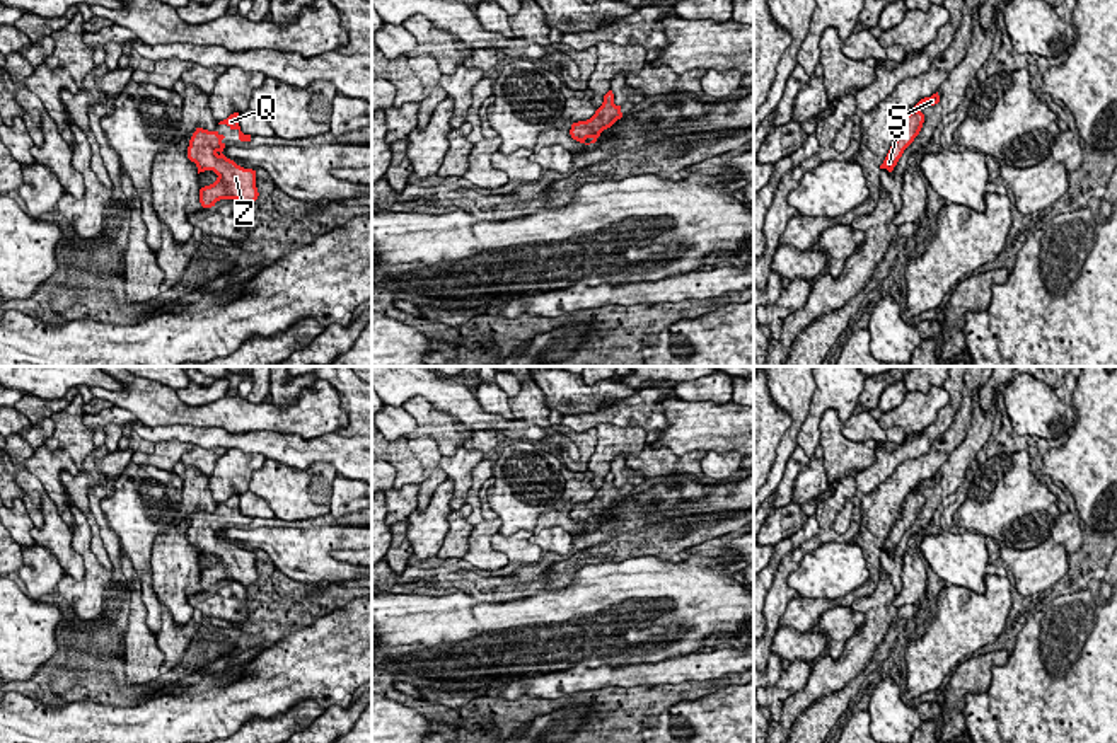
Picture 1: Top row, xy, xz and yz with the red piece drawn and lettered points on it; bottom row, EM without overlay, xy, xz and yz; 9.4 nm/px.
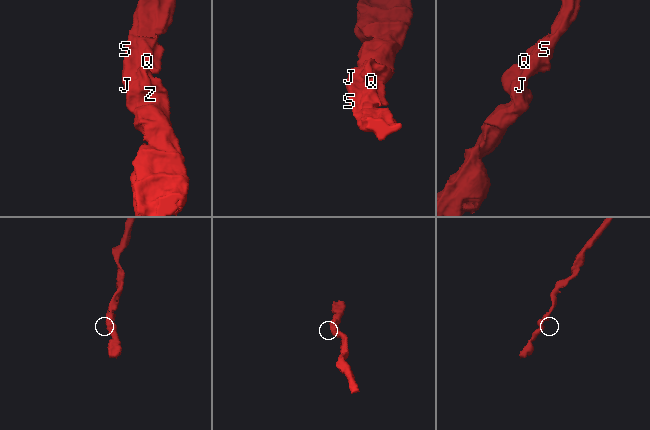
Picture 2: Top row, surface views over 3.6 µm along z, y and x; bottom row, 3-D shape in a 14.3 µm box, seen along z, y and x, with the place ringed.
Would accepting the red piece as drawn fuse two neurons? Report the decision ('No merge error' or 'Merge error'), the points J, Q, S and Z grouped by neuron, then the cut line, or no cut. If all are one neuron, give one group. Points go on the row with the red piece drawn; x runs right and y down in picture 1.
No merge error. Groups: J Q S Z. No split

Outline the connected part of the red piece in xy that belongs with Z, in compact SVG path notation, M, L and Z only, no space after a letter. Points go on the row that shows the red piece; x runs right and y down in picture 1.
M196 128L189 140L188 158L196 164L198 174L213 170L218 177L213 184L200 189L203 208L215 206L220 199L237 199L244 206L254 203L259 196L256 187L256 170L244 169L222 152L225 136L218 131Z

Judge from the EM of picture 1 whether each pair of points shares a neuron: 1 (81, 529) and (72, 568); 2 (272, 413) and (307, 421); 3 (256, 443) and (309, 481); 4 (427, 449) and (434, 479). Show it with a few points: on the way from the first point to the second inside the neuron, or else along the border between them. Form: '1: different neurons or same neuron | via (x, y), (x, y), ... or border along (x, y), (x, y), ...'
1: different neurons | border along (70, 529), (72, 547), (82, 559), (81, 581)
2: same neuron | via (280, 420), (299, 420)
3: different neurons | border along (266, 457), (295, 467), (326, 464)
4: same neuron | via (428, 455), (434, 472)

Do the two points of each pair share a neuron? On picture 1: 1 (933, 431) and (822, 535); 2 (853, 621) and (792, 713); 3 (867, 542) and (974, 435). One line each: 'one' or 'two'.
1: one
2: two
3: two

